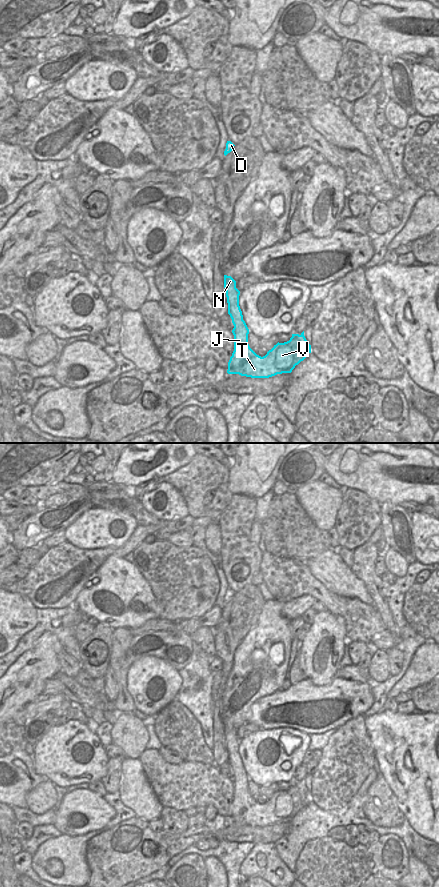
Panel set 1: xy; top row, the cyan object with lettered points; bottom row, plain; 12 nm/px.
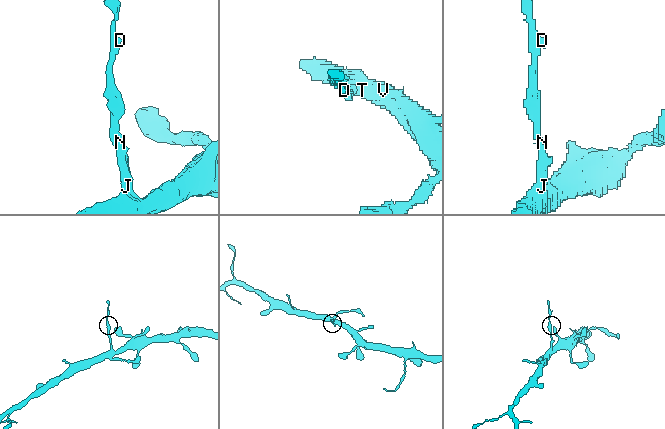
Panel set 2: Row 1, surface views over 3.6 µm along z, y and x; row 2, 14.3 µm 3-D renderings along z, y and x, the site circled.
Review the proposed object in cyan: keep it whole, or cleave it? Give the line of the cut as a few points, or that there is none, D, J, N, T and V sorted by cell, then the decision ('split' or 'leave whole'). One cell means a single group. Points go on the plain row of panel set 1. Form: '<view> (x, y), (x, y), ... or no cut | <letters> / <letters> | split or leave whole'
xy (242, 767), (238, 772), (238, 777), (232, 780) | D N / J T V | split

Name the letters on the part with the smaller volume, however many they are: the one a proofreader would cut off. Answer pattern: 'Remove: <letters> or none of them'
Remove: D, N

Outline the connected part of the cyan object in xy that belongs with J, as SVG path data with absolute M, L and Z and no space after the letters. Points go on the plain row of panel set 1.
M242 768L238 772L238 779L236 781L232 780L234 783L234 799L230 808L228 810L228 822L239 822L241 824L251 825L251 826L269 826L275 824L277 822L282 821L291 821L292 818L298 813L301 809L303 809L309 801L311 801L311 793L307 790L304 779L299 782L292 782L292 785L289 789L284 791L277 791L274 795L267 800L267 802L263 805L257 803L248 792L248 782L249 777L244 768Z

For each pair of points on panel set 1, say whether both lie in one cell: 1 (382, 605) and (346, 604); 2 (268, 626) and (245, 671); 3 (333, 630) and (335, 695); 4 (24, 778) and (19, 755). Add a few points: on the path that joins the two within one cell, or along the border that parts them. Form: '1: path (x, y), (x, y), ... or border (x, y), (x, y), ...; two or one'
1: border (373, 604), (385, 625); two
2: path (258, 637), (245, 650), (245, 660); one
3: border (335, 675), (326, 684), (314, 685), (311, 682); two
4: path (23, 772), (28, 768), (25, 761); one

